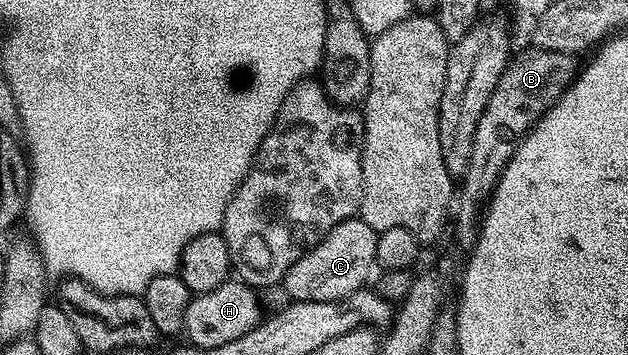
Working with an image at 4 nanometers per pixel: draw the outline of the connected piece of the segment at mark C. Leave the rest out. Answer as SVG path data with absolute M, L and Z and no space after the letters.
M358 216L347 218L333 228L311 250L306 250L287 269L281 279L281 287L288 299L297 302L328 302L341 300L368 285L371 269L376 269L378 233Z

